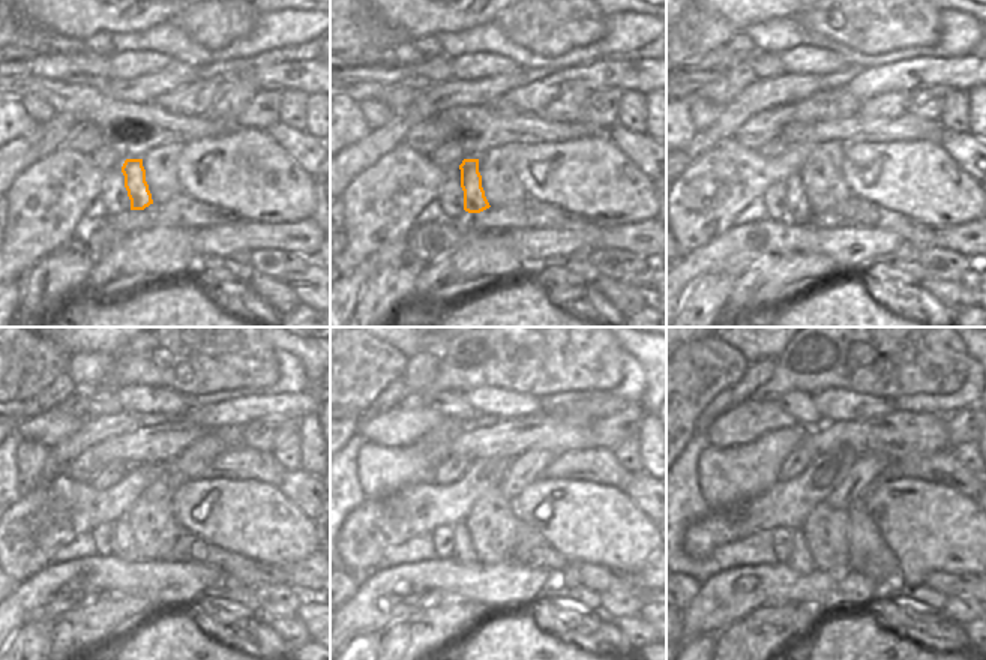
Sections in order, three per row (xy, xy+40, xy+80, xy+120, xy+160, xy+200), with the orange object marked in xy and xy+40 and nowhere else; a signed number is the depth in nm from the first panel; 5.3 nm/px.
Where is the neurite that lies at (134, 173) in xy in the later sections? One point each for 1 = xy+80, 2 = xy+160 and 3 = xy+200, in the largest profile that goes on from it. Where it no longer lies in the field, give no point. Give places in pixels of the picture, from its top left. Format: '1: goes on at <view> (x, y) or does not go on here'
1: goes on at xy+80 (799, 210)
2: goes on at xy+160 (462, 551)
3: goes on at xy+200 (800, 560)

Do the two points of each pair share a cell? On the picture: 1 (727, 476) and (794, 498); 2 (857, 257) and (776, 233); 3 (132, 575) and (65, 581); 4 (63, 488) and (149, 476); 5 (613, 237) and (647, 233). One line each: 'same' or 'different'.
1: different
2: same
3: same
4: same
5: same

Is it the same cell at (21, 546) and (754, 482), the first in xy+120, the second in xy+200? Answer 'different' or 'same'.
different

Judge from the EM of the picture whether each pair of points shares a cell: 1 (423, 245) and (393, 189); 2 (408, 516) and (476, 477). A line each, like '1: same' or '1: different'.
1: different
2: same

